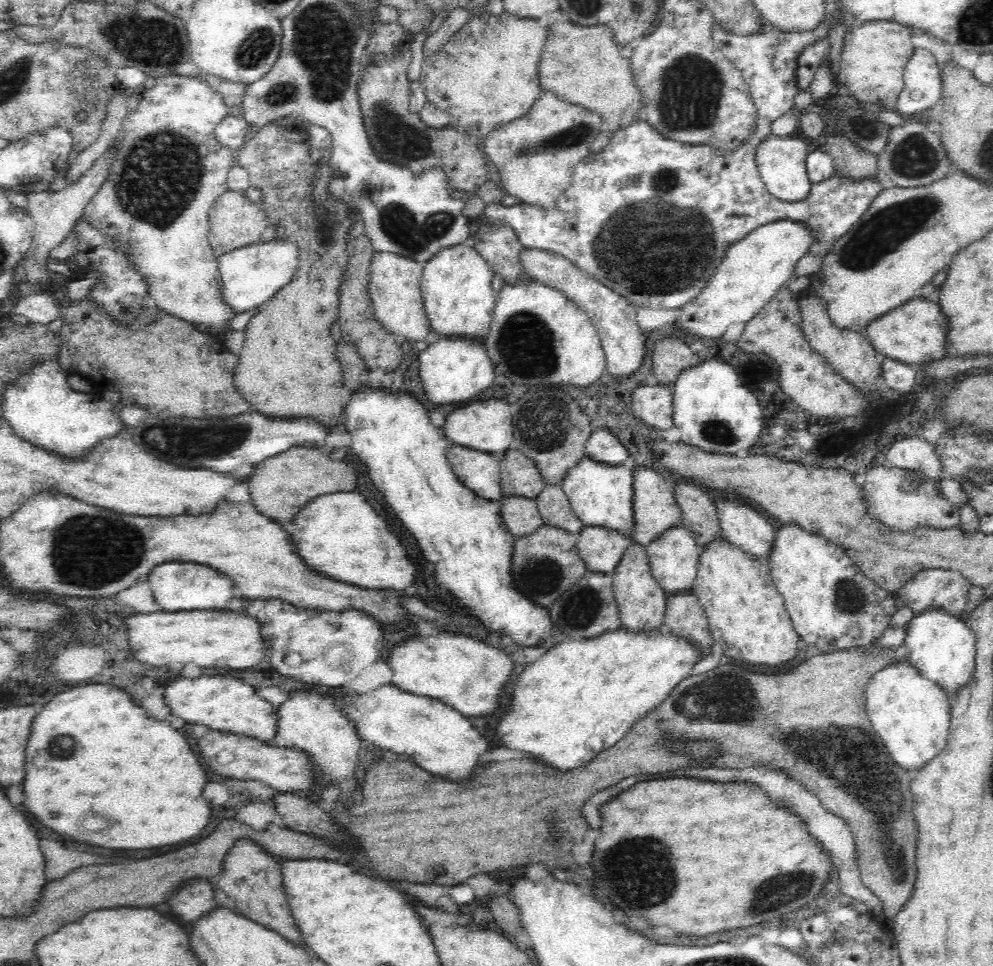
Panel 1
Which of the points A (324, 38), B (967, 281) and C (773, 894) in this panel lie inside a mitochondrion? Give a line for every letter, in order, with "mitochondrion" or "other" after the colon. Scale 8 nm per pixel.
A: mitochondrion
B: other
C: mitochondrion

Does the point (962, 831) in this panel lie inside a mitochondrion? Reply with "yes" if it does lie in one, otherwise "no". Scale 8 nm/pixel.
no

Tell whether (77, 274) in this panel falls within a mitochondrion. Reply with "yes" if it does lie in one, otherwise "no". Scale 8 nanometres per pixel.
no

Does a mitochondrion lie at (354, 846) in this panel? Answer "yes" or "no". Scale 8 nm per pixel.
no

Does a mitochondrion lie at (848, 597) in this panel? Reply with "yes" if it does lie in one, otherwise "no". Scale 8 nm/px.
yes

